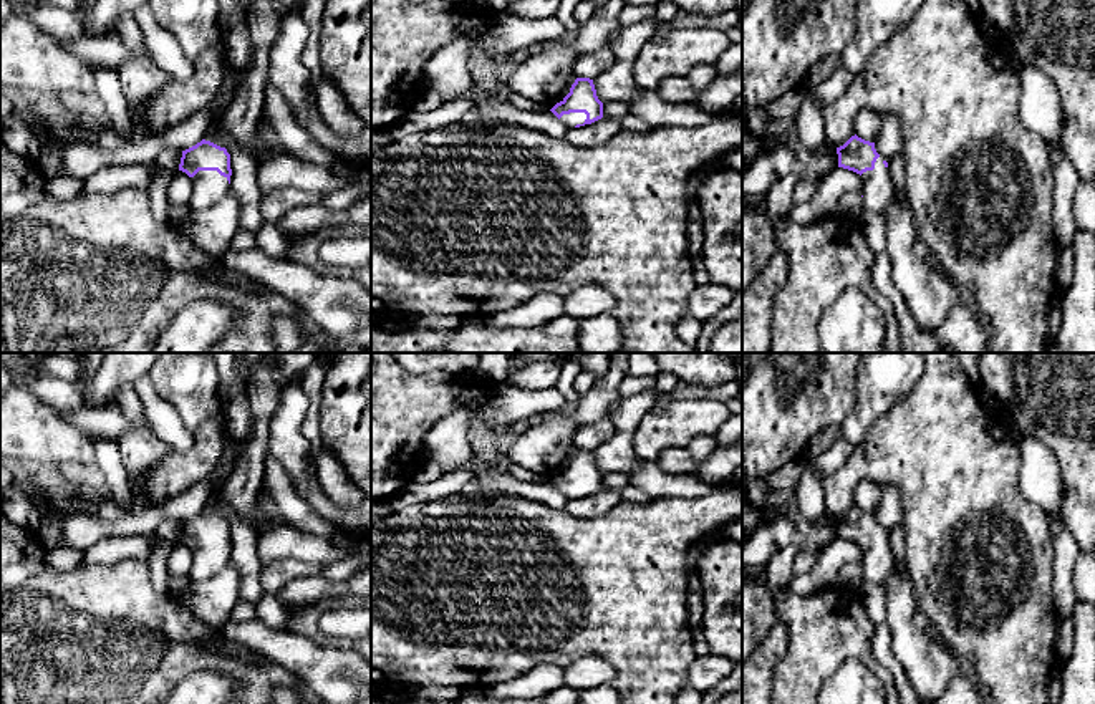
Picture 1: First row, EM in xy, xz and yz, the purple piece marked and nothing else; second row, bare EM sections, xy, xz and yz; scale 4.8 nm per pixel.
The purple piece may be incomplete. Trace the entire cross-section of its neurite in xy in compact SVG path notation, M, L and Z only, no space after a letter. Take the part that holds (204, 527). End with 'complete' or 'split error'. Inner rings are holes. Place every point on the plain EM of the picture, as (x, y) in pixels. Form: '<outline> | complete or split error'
M202 510L182 522L179 542L186 543L194 555L187 573L191 583L214 576L230 562L230 525L210 512Z | split error

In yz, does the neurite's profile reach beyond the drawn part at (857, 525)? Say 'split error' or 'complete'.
split error

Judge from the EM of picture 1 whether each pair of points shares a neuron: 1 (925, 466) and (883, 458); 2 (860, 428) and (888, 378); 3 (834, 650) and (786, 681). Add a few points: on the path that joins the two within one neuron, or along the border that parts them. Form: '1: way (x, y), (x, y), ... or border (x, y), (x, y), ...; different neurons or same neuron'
1: way (915, 458), (893, 458); same neuron
2: way (862, 416), (877, 390); same neuron
3: way (822, 650), (797, 675); same neuron

